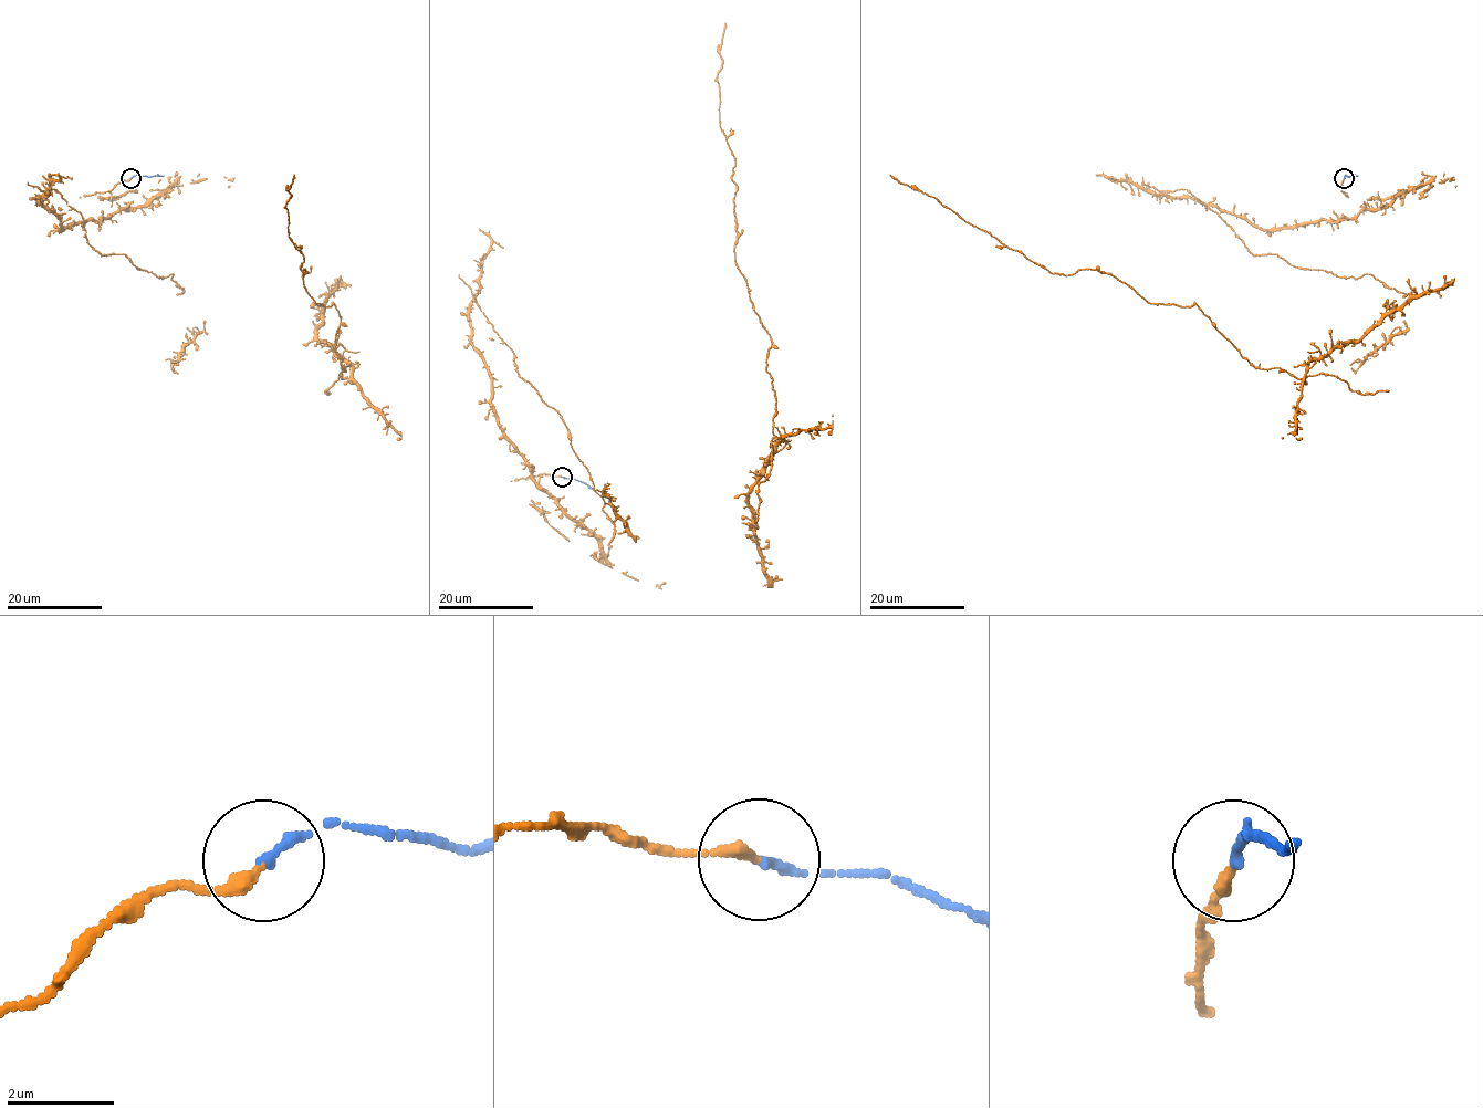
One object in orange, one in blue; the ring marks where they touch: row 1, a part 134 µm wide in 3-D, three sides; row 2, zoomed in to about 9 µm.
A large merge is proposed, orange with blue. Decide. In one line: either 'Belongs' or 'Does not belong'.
Belongs

